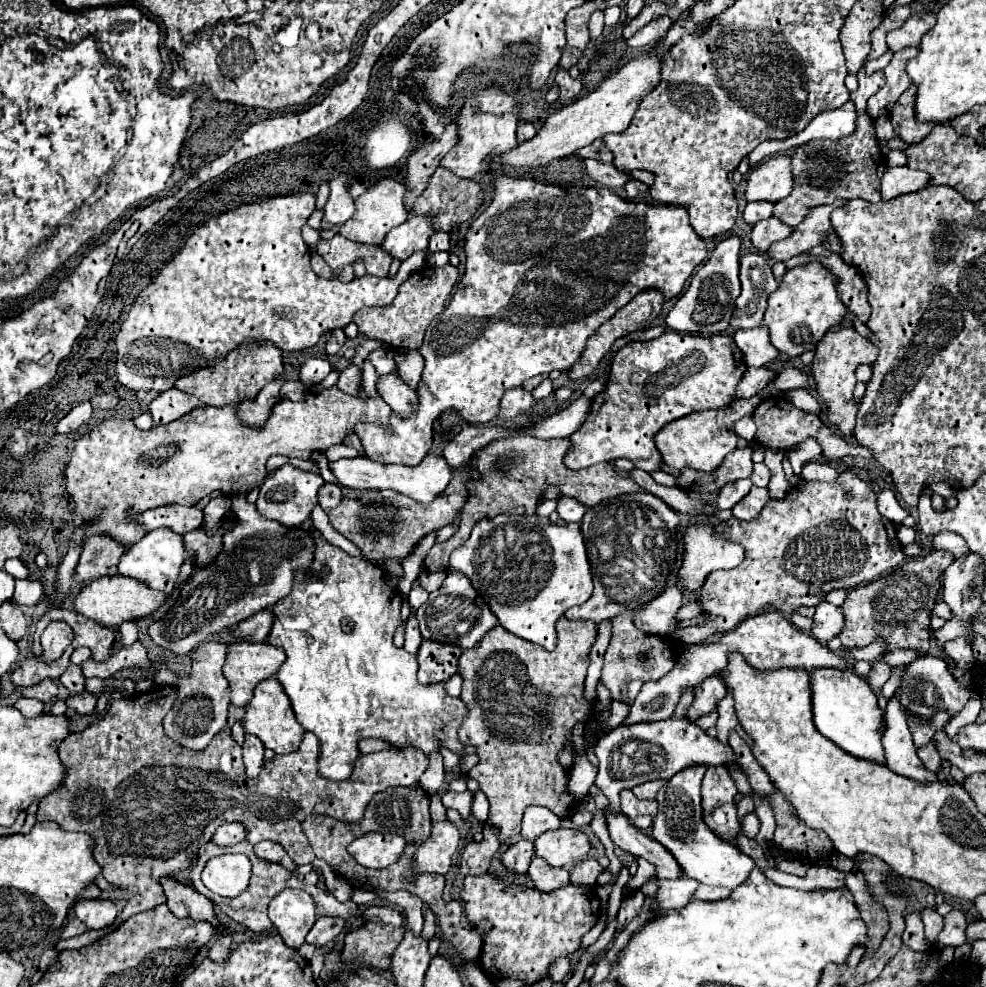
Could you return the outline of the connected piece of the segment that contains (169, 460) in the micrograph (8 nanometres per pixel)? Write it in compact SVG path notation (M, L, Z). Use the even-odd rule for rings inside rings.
M326 388L316 394L308 394L306 402L290 402L280 400L272 416L268 418L266 426L260 430L246 428L236 418L238 404L228 404L222 408L206 408L206 410L194 410L188 416L182 416L180 420L174 420L174 424L166 426L154 426L150 432L144 432L132 424L132 420L124 418L110 418L98 424L94 430L86 432L76 444L72 458L66 466L66 492L74 504L72 512L78 516L80 522L88 524L84 528L86 536L104 534L112 540L118 540L122 546L130 546L138 542L146 528L136 520L138 514L166 504L182 504L182 506L194 506L204 496L212 494L214 490L222 490L228 496L244 492L248 486L256 486L266 476L266 460L270 456L282 454L288 458L302 458L308 460L314 450L326 452L330 446L340 444L346 434L352 434L356 422L376 422L386 424L390 416L390 406L382 398L360 398L360 396L348 396L340 392L338 388Z

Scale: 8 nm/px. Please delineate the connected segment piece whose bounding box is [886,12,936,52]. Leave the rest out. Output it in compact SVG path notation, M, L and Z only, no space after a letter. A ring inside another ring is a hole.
M930 12L910 16L900 28L892 30L892 32L886 36L888 48L898 52L898 50L908 48L908 46L920 46L922 36L924 36L934 24L936 24L936 16L930 14Z

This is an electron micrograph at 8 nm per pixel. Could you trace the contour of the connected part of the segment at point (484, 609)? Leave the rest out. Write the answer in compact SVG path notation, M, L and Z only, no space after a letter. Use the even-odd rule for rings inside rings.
M450 572L442 586L430 594L428 602L422 604L416 612L418 624L420 624L420 634L424 640L436 640L442 644L456 644L462 650L474 648L486 632L490 632L498 620L490 612L488 604L478 596L478 592L472 588L470 580L460 574L460 572Z

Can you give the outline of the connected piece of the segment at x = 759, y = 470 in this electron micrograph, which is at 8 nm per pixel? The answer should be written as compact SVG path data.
M756 464L756 466L754 466L754 472L752 472L752 476L750 476L750 480L752 480L754 486L768 486L768 480L770 480L768 468L766 468L764 464Z

